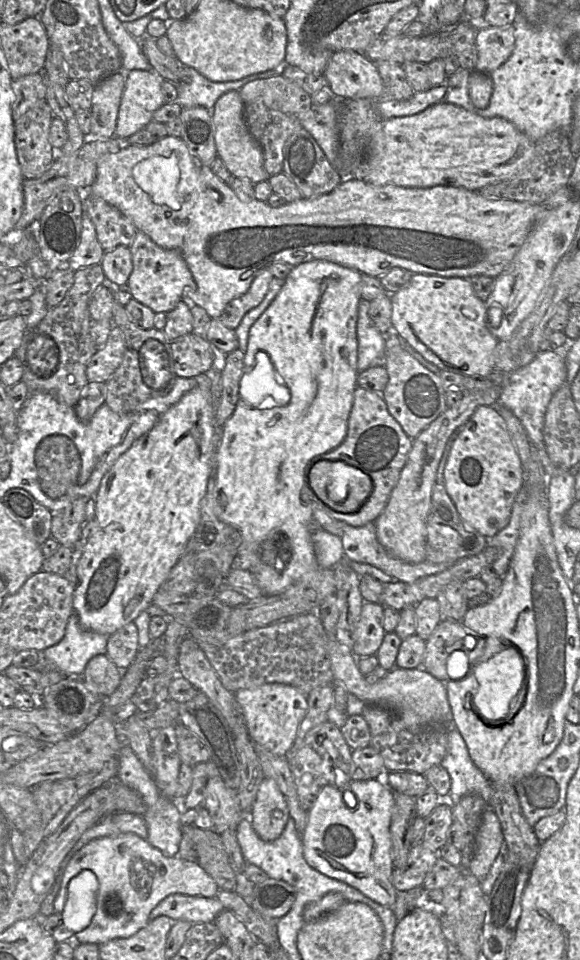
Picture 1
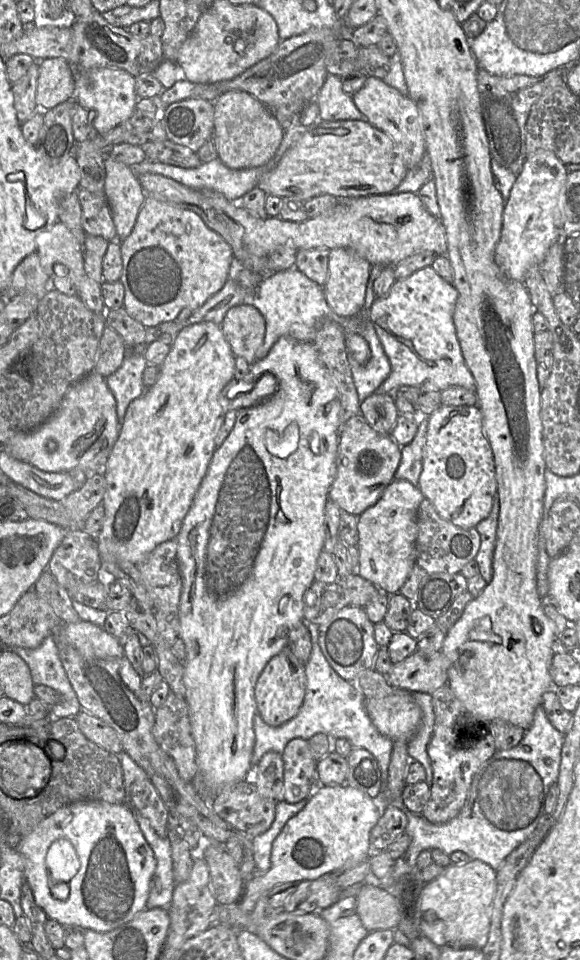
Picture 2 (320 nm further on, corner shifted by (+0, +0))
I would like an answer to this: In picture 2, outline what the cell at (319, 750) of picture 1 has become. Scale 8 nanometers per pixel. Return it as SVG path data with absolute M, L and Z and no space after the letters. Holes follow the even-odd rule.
M295 738L290 740L282 753L284 763L283 800L297 803L308 799L313 791L321 785L317 782L317 761L307 740Z

